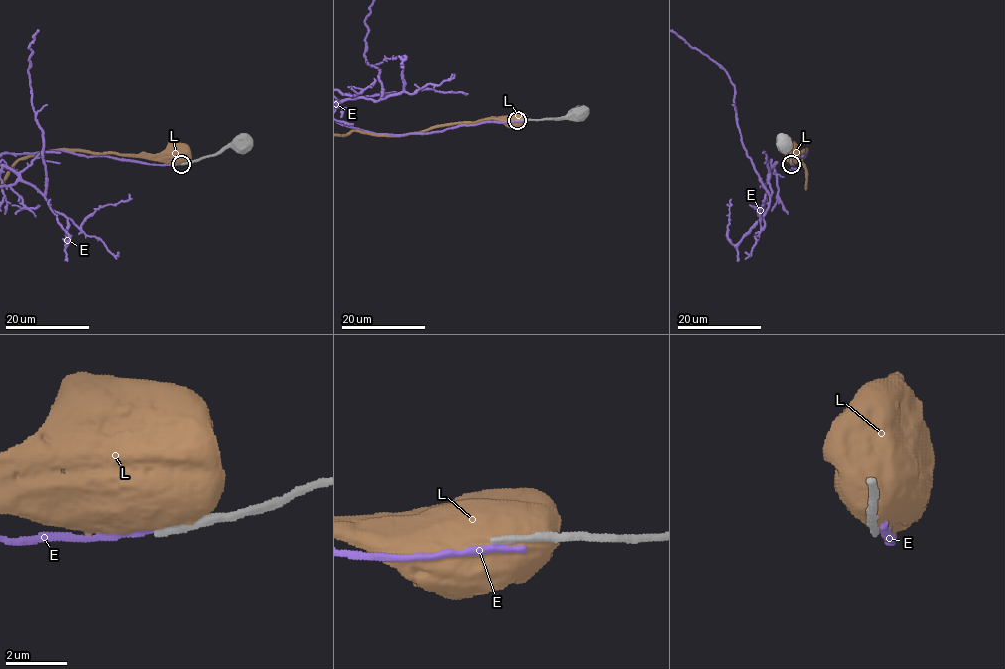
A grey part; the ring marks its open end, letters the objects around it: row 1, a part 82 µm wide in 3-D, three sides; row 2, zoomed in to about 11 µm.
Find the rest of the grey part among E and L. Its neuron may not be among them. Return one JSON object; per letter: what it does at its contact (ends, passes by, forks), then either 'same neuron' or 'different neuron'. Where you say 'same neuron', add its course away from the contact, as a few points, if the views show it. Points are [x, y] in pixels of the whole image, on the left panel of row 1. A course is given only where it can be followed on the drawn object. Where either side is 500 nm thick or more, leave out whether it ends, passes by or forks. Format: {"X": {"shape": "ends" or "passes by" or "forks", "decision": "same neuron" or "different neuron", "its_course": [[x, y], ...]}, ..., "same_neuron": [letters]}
{"E": {"shape": "ends", "decision": "different neuron"}, "L": {"decision": "different neuron"}, "same_neuron": []}

